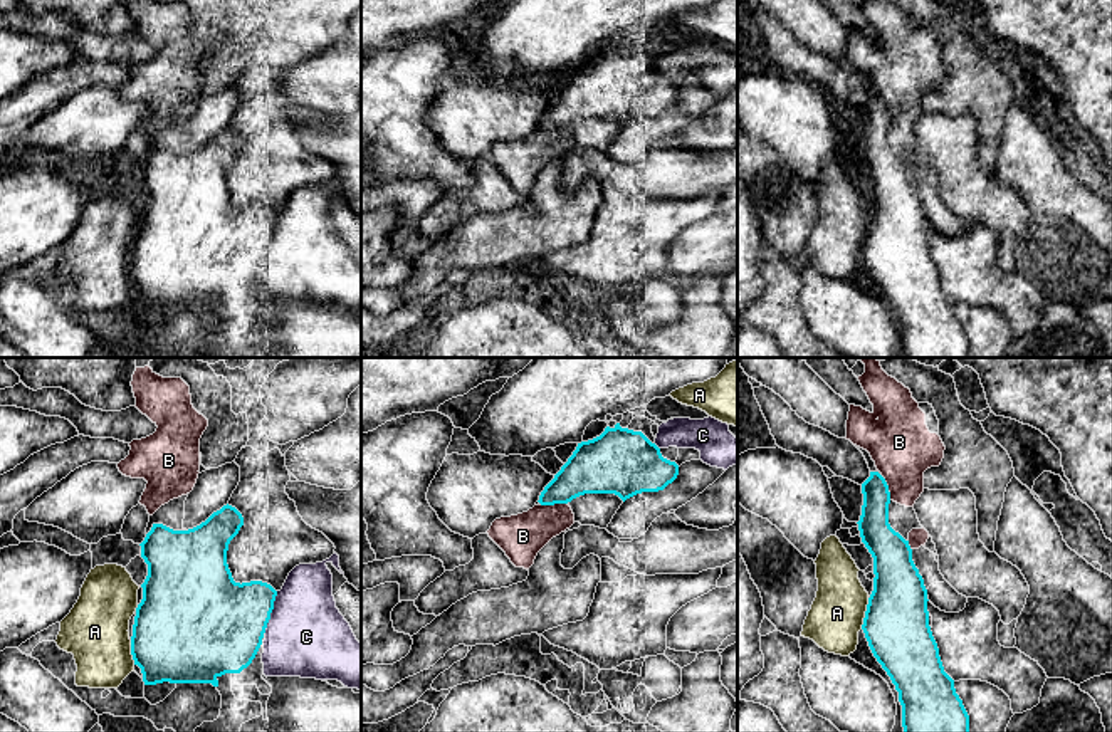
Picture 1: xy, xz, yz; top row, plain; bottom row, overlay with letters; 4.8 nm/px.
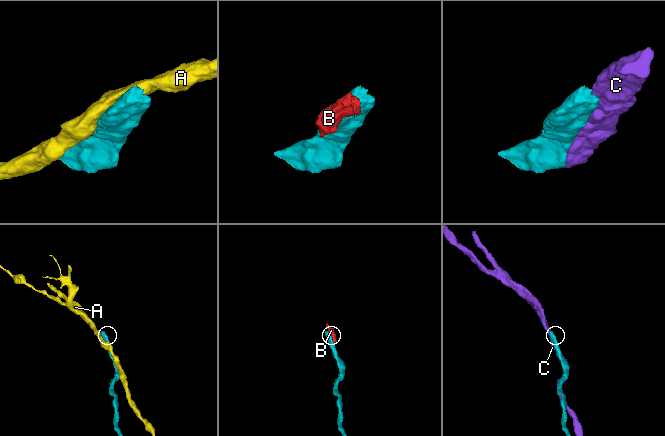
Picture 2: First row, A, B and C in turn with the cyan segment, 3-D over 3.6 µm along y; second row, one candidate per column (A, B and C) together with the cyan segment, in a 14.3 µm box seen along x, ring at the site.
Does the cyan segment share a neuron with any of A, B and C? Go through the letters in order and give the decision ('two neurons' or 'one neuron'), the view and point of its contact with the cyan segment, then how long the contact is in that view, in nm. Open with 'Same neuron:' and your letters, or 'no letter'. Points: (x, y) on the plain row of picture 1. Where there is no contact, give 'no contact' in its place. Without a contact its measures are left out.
Same neuron: B
A: two neurons; contact yz (865, 237); length 160 nm
B: one neuron; contact xz (553, 128); length 140 nm
C: two neurons; contact xy (271, 235); length 220 nm

